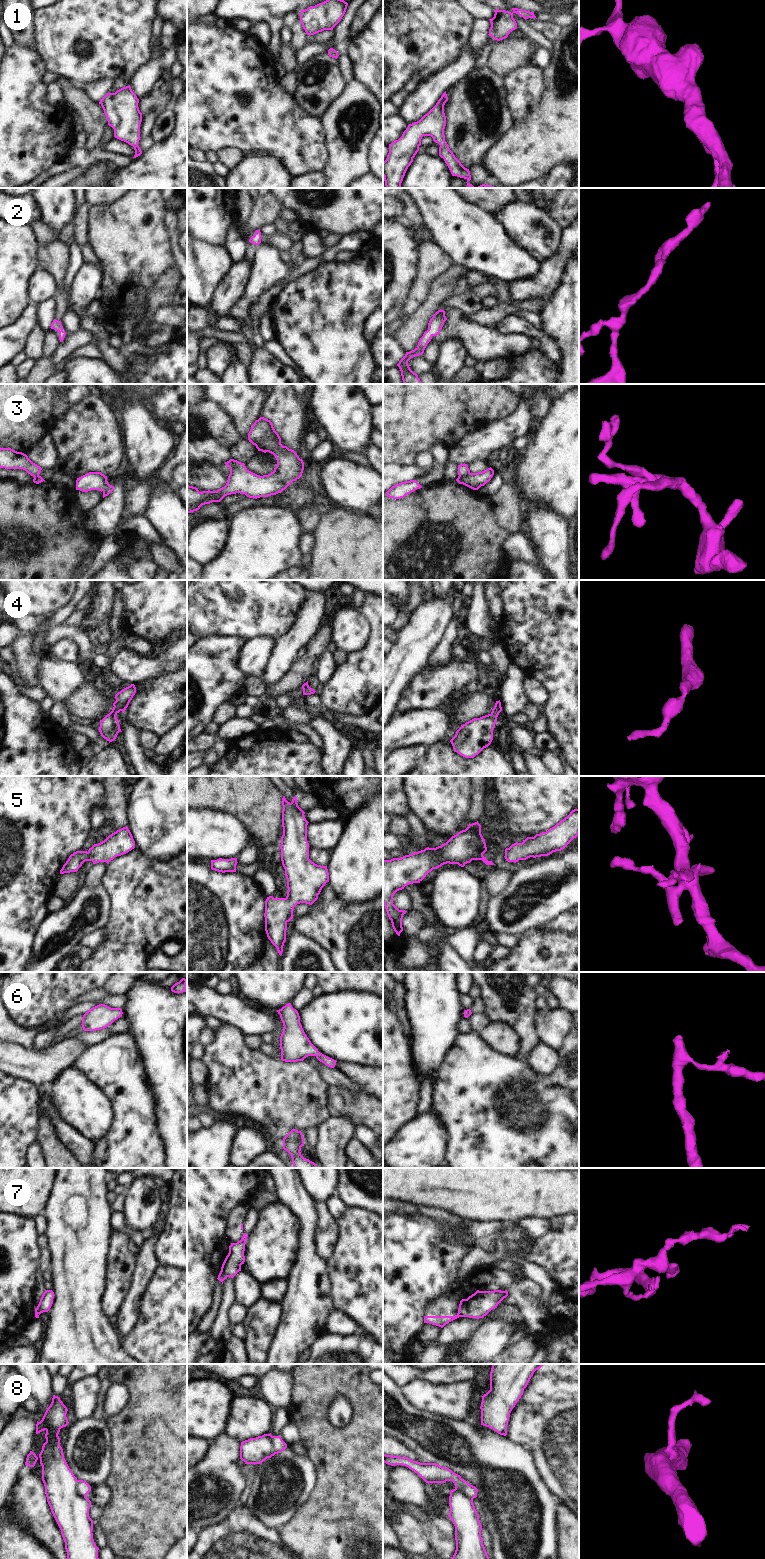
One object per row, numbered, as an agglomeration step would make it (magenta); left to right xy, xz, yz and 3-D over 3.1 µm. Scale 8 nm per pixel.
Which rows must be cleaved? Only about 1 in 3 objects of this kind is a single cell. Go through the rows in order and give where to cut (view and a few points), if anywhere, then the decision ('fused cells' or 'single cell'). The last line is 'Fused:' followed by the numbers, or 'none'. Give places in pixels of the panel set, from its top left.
1: cut none; single cell
2: cut none; single cell
3: cut yz (469, 472), (459, 476); fused cells
4: cut none; single cell
5: cut none; single cell
6: cut none; single cell
7: cut yz (457, 1313), (460, 1316); fused cells
8: cut xz (271, 1435), (272, 1451), (266, 1457); fused cells
Fused: 3, 7, 8

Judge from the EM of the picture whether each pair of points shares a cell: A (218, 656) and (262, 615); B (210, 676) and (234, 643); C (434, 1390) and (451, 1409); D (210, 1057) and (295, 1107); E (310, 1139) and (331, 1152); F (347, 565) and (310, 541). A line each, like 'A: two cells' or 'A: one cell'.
A: two cells
B: one cell
C: one cell
D: one cell
E: two cells
F: two cells

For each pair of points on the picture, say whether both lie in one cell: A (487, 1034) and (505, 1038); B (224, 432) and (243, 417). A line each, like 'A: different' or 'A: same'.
A: same
B: different

